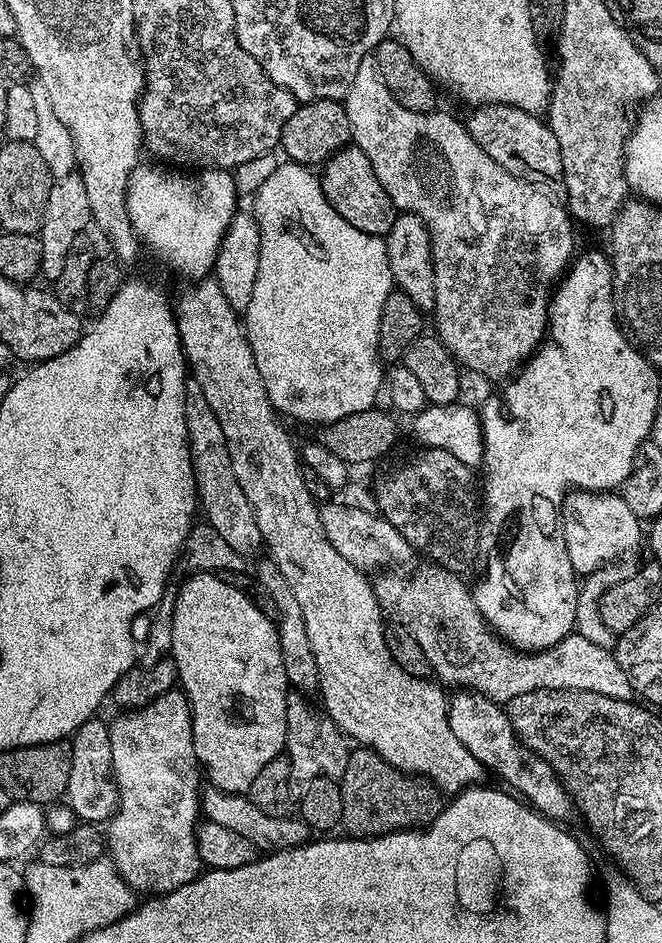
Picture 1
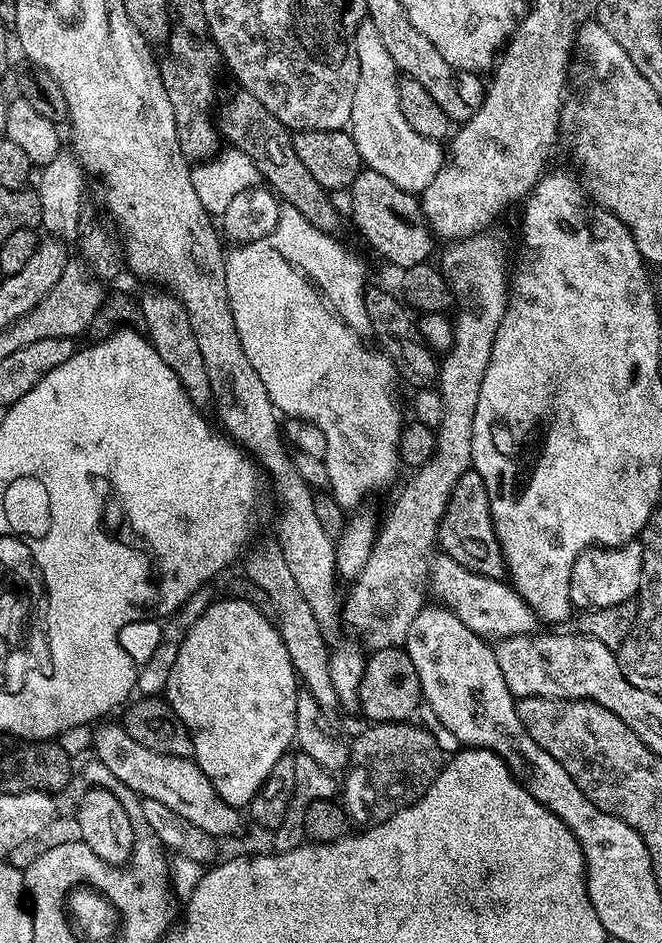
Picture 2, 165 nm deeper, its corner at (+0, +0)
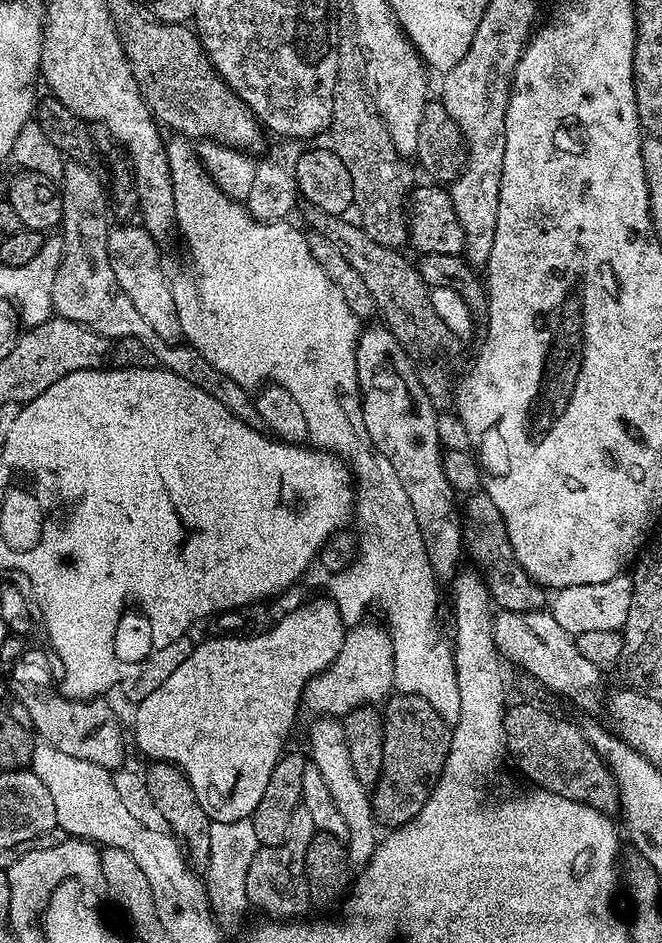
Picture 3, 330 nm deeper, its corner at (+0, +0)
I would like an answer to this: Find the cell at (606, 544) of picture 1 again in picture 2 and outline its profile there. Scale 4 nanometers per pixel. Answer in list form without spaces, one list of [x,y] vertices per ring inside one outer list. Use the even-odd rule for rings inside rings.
[[[640,542],[618,548],[593,546],[581,552],[570,574],[570,598],[573,609],[605,608],[632,600],[640,591],[643,561],[644,546]]]

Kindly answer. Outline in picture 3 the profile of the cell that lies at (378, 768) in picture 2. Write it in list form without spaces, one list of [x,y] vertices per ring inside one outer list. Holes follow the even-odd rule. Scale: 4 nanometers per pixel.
[[[405,692],[393,695],[383,705],[382,715],[384,765],[380,780],[371,793],[372,810],[381,825],[399,826],[409,824],[422,806],[426,806],[452,749],[452,728],[444,721],[442,714],[426,702],[426,698]]]

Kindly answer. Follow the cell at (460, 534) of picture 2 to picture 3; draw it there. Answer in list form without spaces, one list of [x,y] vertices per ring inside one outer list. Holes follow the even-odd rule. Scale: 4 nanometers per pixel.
[[[484,491],[473,492],[462,504],[462,523],[464,525],[464,547],[467,555],[472,555],[471,563],[484,577],[492,603],[497,609],[506,612],[539,612],[545,607],[546,589],[537,580],[532,580],[526,570],[514,558],[510,538],[506,534],[506,522],[494,506],[494,498]]]

